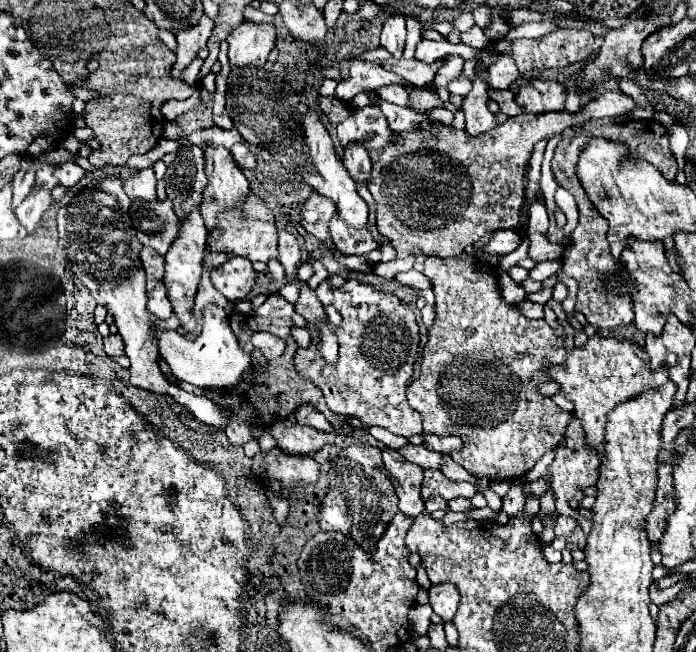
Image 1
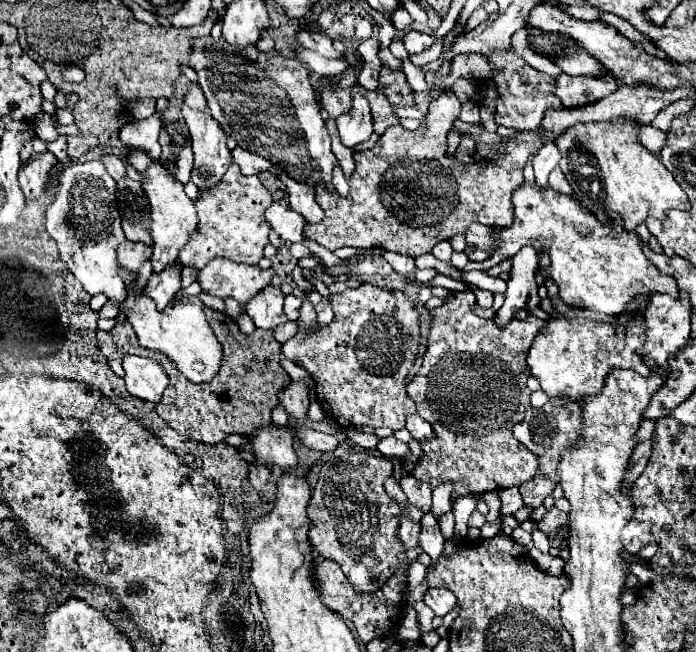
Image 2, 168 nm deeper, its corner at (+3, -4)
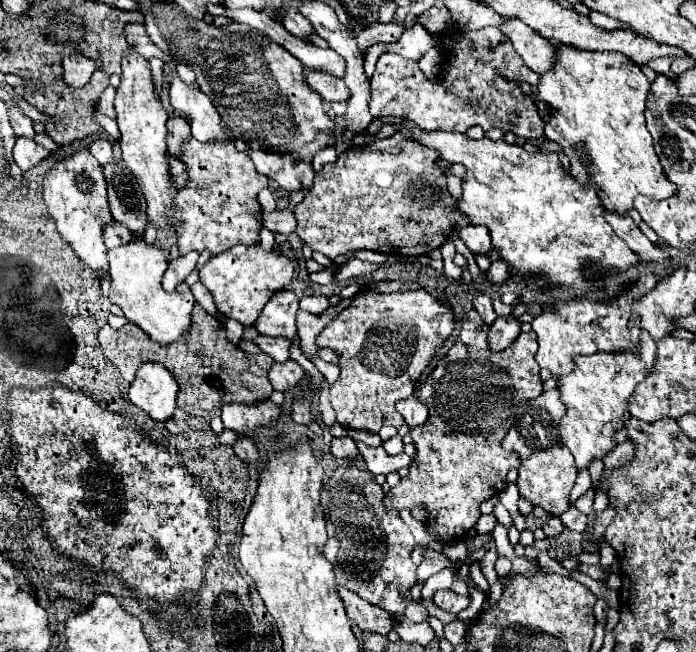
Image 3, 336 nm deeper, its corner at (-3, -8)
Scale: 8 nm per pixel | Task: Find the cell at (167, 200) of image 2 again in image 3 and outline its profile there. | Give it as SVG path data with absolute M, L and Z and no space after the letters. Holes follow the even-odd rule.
M129 47L121 59L121 85L117 87L115 97L115 113L117 113L117 125L121 131L121 151L123 161L135 175L139 187L143 189L143 195L147 199L147 215L153 217L155 227L171 227L171 221L167 219L167 211L171 209L171 203L177 195L177 189L173 187L173 181L169 177L169 167L165 159L165 137L167 137L167 119L159 95L155 93L153 75L149 61L143 59L133 47Z

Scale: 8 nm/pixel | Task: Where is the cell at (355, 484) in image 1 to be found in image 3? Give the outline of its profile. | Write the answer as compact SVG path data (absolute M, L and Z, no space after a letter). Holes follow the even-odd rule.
M343 465L333 473L333 477L323 485L321 491L321 505L325 509L329 535L329 541L325 545L325 557L329 563L333 563L335 581L339 585L357 593L371 605L381 607L395 617L401 617L411 601L411 587L417 583L417 567L411 563L411 551L415 547L415 541L397 511L383 511L383 495L385 493L381 485L373 481L373 475L369 471L357 469L353 465Z

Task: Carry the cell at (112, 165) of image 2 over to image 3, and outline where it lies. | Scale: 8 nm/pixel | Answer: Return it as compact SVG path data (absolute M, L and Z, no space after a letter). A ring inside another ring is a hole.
M95 139L91 145L89 145L89 151L93 153L93 157L105 165L109 161L113 161L113 153L111 153L111 143L107 139Z

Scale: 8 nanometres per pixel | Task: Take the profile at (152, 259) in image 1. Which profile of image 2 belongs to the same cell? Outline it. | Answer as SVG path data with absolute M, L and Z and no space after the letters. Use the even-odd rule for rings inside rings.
M125 241L119 251L117 251L117 259L119 259L119 265L127 267L131 273L137 273L149 259L151 259L151 247L149 245L141 245L141 243L131 243L131 241Z

